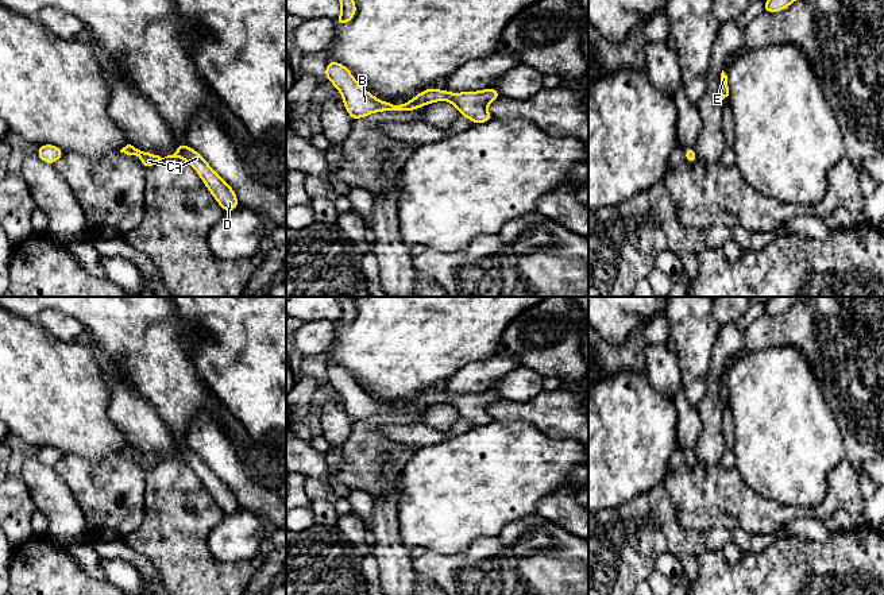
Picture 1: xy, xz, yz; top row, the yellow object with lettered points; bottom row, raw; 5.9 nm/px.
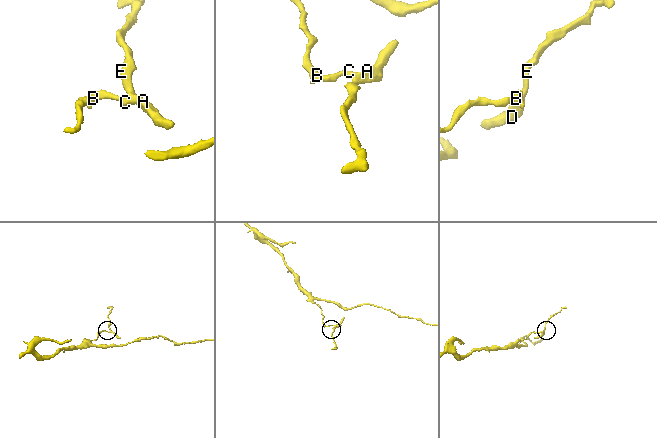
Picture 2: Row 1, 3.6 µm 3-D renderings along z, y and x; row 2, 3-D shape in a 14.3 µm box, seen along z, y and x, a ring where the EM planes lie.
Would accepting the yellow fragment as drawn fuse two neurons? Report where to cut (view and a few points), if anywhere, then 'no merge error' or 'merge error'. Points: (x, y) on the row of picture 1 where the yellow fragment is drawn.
no cut | no merge error

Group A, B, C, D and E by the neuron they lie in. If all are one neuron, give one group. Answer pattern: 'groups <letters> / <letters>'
groups A B C D E

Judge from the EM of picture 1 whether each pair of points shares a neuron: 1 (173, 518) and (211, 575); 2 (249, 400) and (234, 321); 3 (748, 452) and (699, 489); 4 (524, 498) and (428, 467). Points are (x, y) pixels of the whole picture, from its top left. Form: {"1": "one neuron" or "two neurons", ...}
{"1": "one neuron", "2": "one neuron", "3": "two neurons", "4": "one neuron"}

